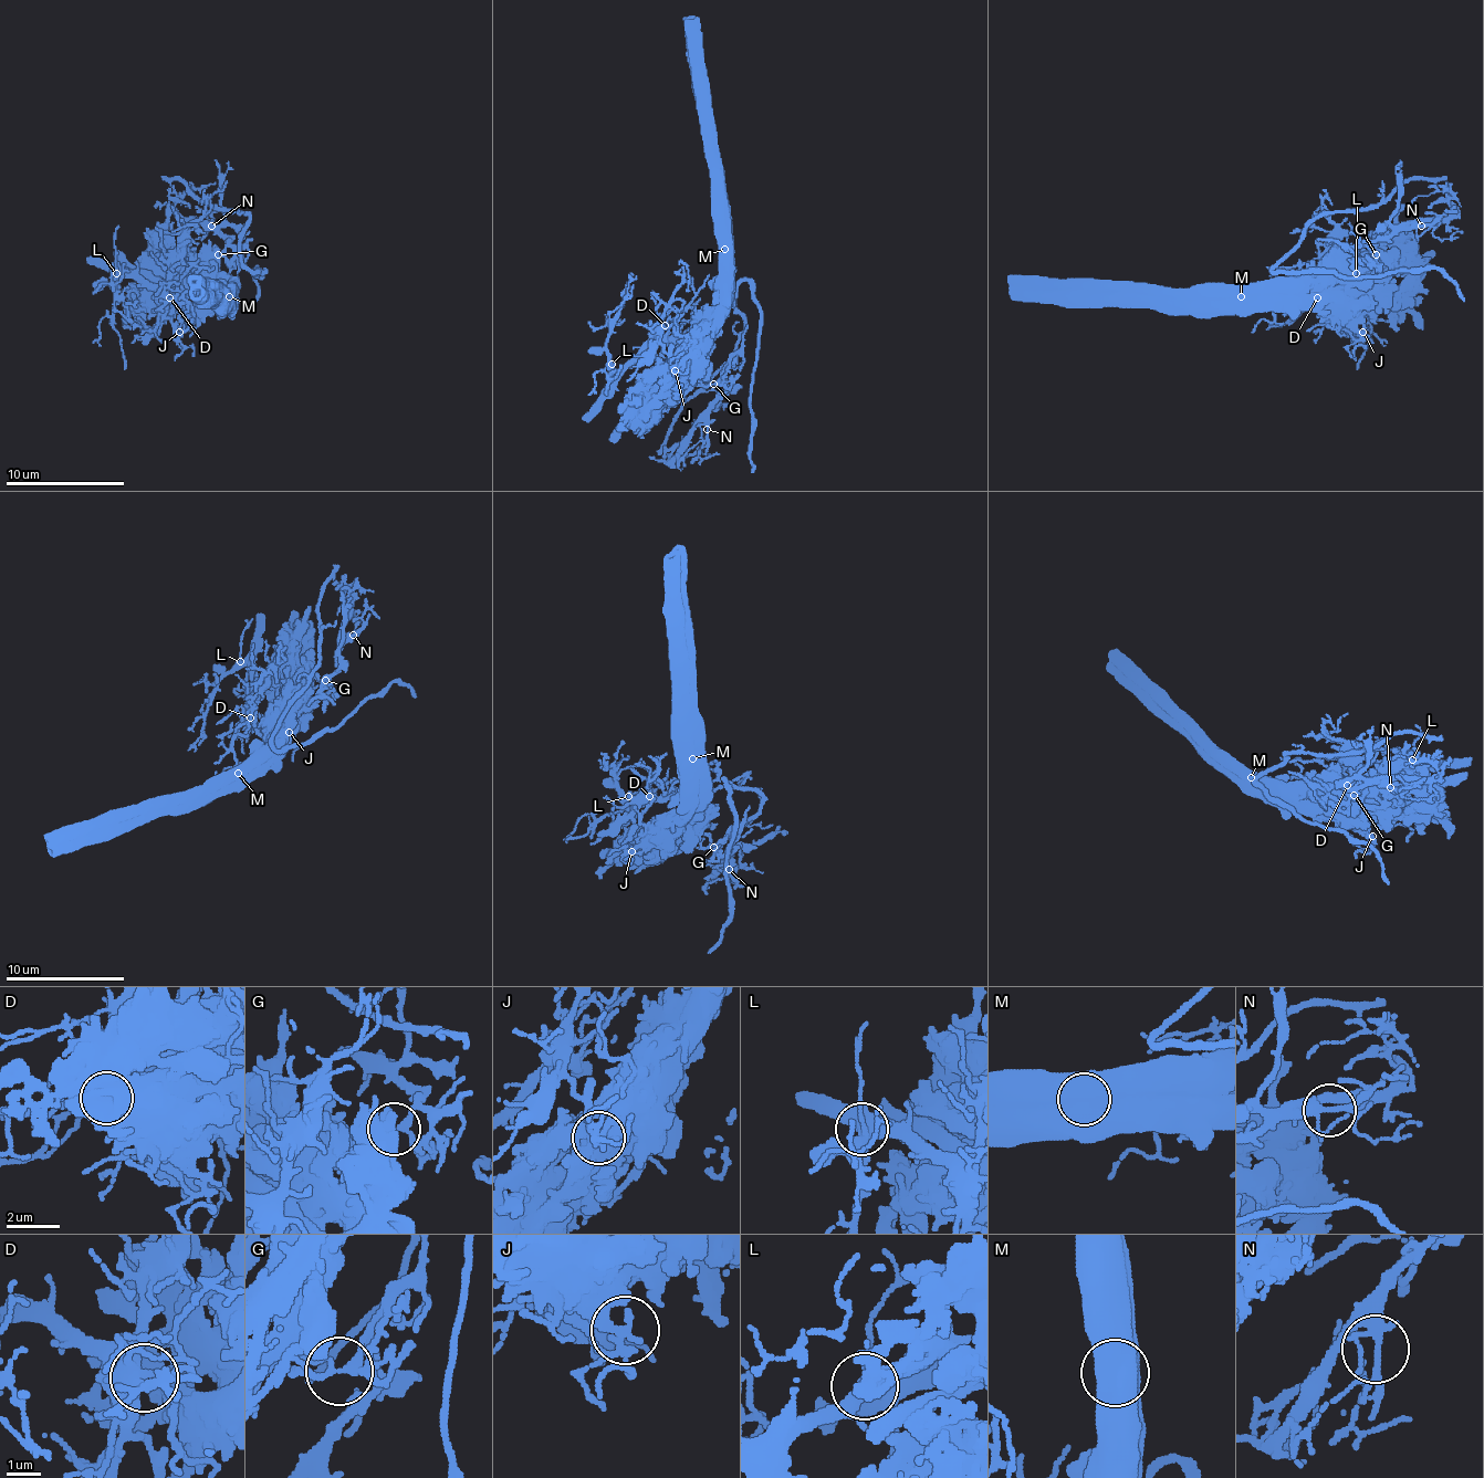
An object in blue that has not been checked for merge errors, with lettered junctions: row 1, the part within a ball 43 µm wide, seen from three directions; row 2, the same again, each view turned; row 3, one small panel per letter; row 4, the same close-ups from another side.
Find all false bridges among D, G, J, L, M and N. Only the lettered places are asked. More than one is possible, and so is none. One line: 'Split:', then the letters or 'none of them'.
Split: G, J, M

